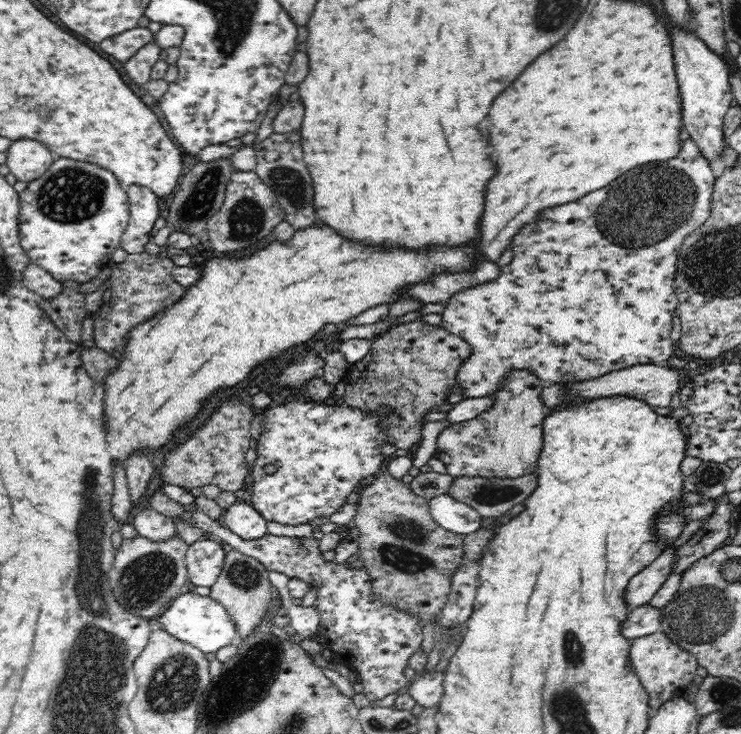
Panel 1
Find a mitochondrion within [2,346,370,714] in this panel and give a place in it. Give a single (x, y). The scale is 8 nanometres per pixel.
(142, 583)

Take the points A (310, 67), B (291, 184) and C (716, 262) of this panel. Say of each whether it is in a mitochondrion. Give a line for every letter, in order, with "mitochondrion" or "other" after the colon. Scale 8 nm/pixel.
A: other
B: mitochondrion
C: mitochondrion

